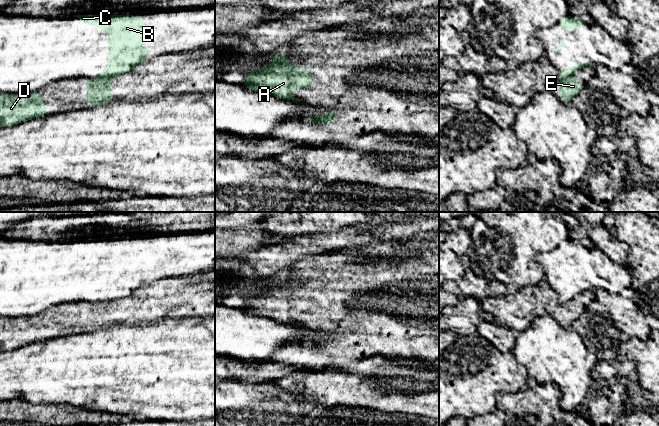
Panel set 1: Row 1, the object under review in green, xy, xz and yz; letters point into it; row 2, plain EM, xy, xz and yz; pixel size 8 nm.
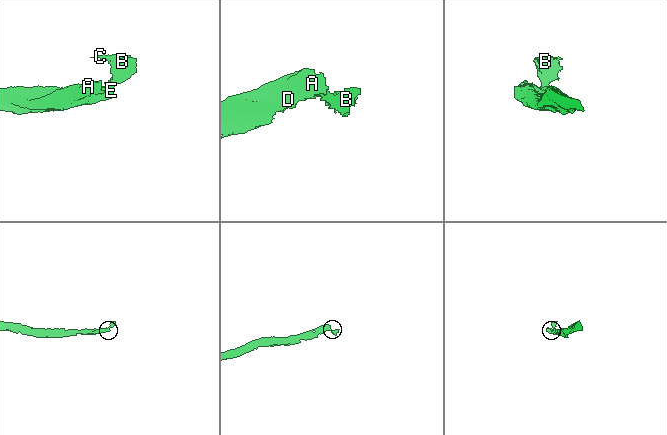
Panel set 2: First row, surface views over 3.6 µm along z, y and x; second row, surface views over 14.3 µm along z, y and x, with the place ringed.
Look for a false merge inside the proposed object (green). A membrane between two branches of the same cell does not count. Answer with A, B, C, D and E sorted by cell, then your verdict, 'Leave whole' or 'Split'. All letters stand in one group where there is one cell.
Groups: A D E / B C. Split

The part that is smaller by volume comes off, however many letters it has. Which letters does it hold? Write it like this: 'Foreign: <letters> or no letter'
Foreign: B, C

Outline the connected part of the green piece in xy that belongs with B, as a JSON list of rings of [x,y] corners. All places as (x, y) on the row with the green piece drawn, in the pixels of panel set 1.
[[[132,14],[76,15],[89,26],[99,26],[100,32],[108,31],[108,53],[111,58],[100,72],[100,77],[109,78],[130,72],[150,56],[143,43],[146,35],[146,19]]]

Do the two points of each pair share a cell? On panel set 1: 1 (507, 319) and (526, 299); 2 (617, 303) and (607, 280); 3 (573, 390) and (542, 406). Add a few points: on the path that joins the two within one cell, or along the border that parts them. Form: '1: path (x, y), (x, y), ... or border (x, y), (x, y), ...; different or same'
1: path (512, 314), (522, 304); same
2: border (596, 288), (604, 288), (610, 293), (618, 294); different
3: border (541, 385), (555, 384), (560, 407), (571, 413); different

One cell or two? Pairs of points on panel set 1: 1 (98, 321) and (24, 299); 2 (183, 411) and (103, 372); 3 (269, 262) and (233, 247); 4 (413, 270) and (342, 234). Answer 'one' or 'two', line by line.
1: two
2: one
3: two
4: two

